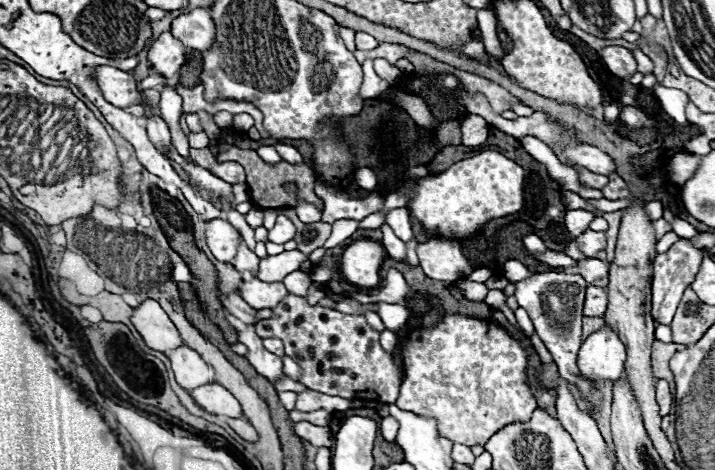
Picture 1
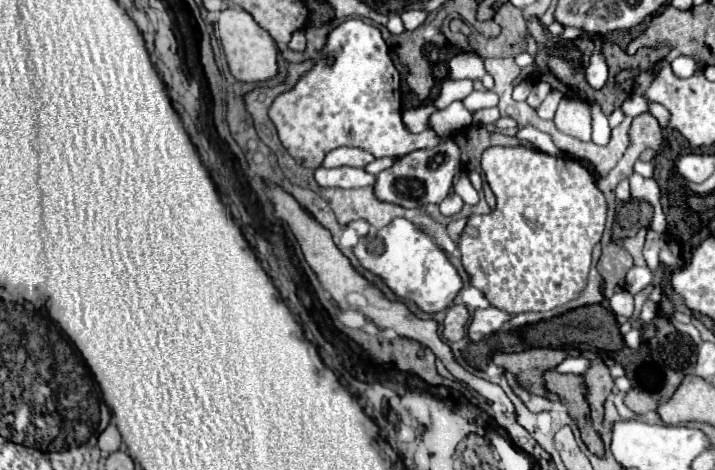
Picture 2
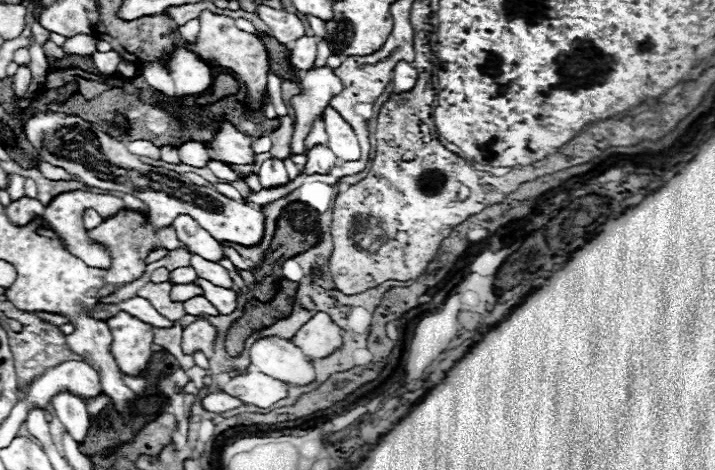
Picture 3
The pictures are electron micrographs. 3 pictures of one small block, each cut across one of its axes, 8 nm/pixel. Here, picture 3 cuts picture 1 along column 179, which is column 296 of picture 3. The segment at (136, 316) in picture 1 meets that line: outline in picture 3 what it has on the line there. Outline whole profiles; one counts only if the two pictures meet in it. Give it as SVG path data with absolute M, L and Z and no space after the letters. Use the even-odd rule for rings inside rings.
M316 312L296 332L296 336L292 338L292 344L296 344L306 356L320 358L320 356L328 356L342 344L340 332L342 330L336 326L336 322L328 314Z

